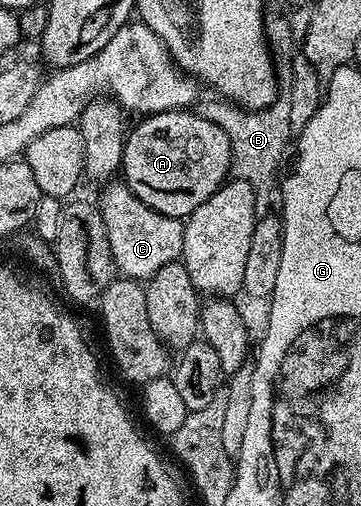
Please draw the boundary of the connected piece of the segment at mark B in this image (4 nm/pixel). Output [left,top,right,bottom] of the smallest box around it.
[195,16,297,202]

